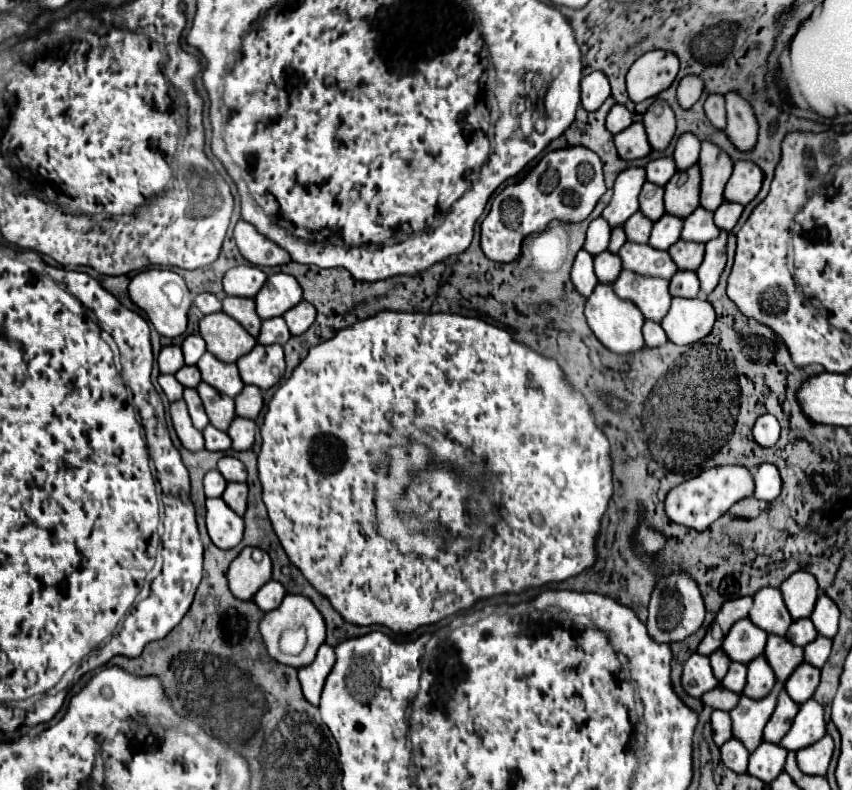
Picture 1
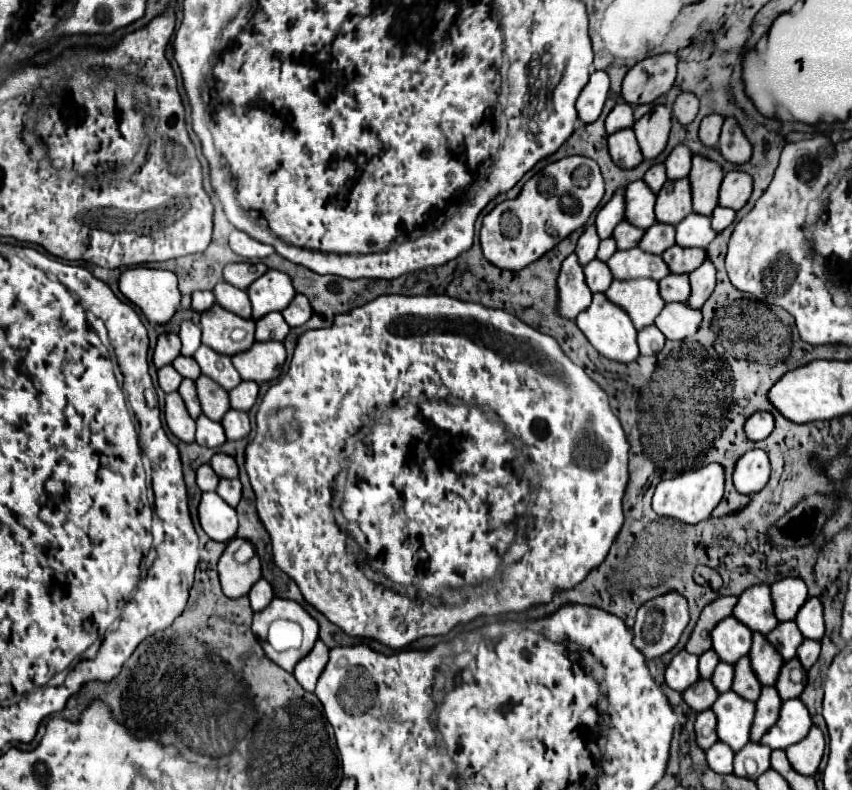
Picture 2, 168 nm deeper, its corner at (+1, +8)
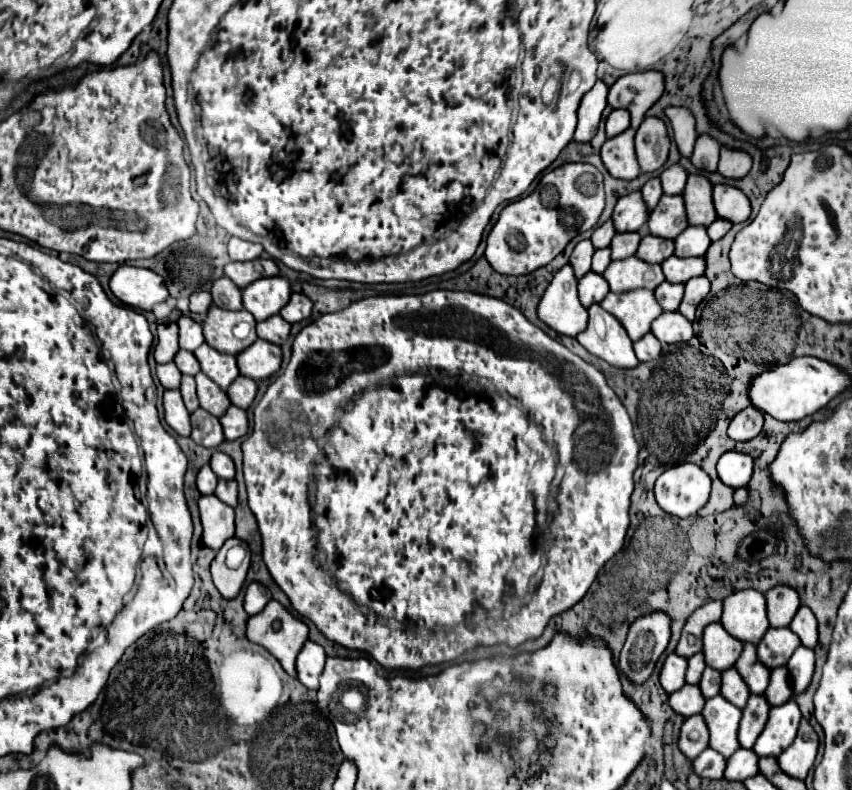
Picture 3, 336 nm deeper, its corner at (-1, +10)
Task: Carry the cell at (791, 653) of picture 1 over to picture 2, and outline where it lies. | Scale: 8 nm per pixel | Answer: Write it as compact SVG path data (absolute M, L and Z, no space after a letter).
M753 632L753 648L751 648L749 656L751 656L751 666L753 666L759 682L763 686L773 686L785 660L781 658L781 654L777 654L777 650L773 650L773 644L767 642L765 634Z

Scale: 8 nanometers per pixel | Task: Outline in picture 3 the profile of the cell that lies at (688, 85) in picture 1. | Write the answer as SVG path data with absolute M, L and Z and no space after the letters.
M665 108L665 116L669 118L671 126L673 126L673 136L677 142L677 148L681 152L681 156L689 158L697 140L697 132L695 132L695 120L691 116L691 112L687 108Z

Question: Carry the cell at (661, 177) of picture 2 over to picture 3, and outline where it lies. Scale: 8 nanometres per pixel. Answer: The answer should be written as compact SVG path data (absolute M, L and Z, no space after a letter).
M651 178L645 186L643 186L643 190L641 190L641 194L643 194L643 200L645 200L645 204L647 204L647 208L649 208L649 212L657 206L657 202L659 202L659 198L661 198L661 182L659 182L659 178Z

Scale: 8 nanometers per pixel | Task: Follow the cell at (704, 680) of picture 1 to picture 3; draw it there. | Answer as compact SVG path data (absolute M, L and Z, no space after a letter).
M669 654L663 662L663 668L659 672L659 682L661 688L667 694L677 692L681 686L685 686L685 670L687 670L687 660L675 654Z

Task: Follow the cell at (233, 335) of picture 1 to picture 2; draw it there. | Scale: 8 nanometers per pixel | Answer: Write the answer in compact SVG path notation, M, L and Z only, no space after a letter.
M219 304L201 314L201 330L203 344L227 356L243 352L255 342L255 322L241 318Z

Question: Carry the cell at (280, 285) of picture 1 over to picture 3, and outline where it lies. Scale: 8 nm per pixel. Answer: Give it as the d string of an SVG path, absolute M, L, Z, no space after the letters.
M283 276L259 278L247 288L243 288L243 308L253 314L257 322L279 314L279 310L289 302L291 284Z

